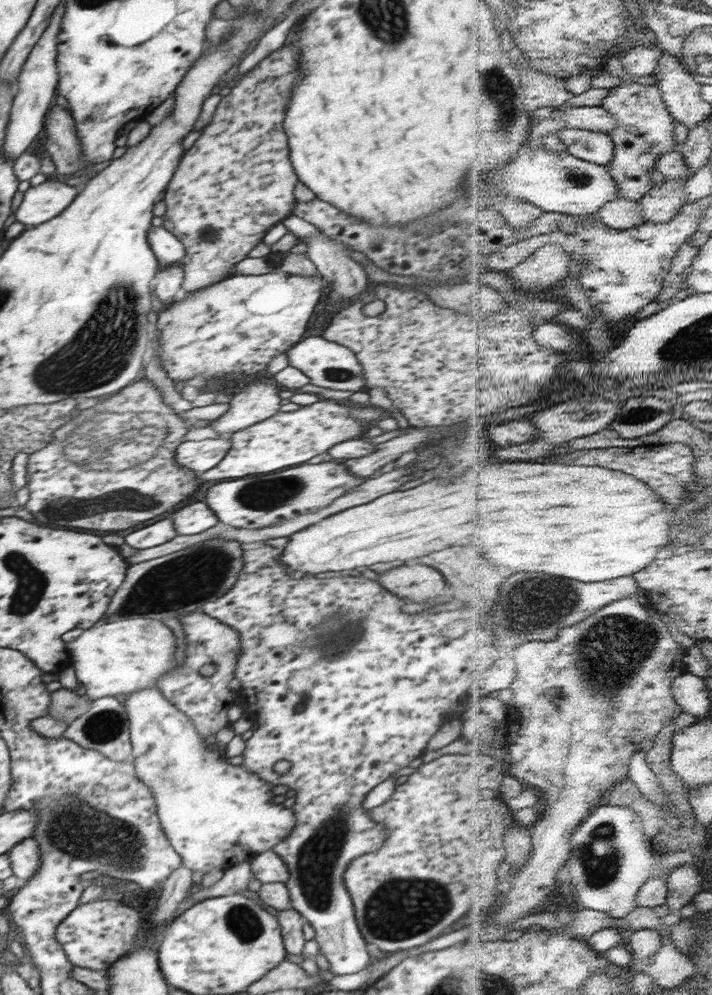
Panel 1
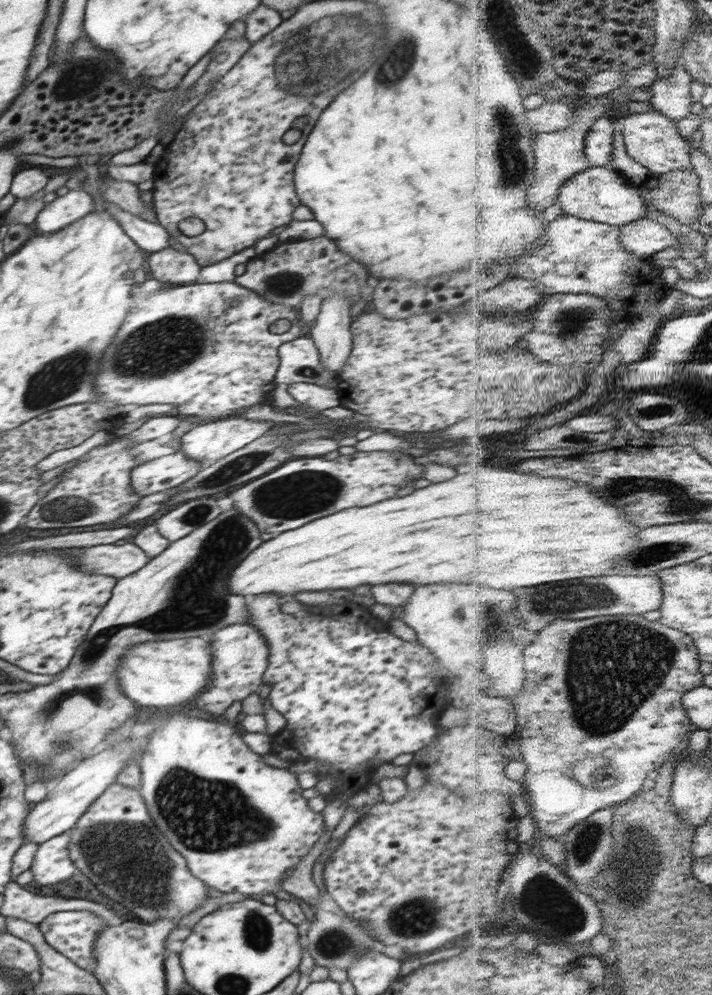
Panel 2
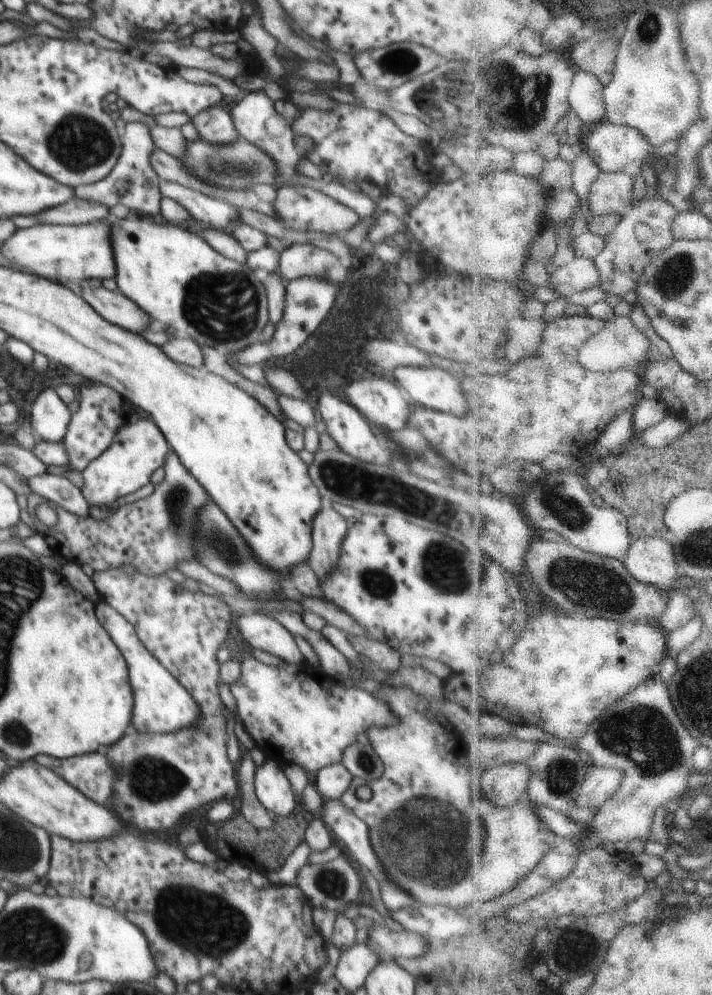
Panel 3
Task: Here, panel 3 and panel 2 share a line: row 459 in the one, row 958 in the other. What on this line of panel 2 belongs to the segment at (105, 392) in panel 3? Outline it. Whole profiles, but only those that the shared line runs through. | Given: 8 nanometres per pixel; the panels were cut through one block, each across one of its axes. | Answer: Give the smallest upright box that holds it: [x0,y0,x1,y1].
[38,910,104,973]

